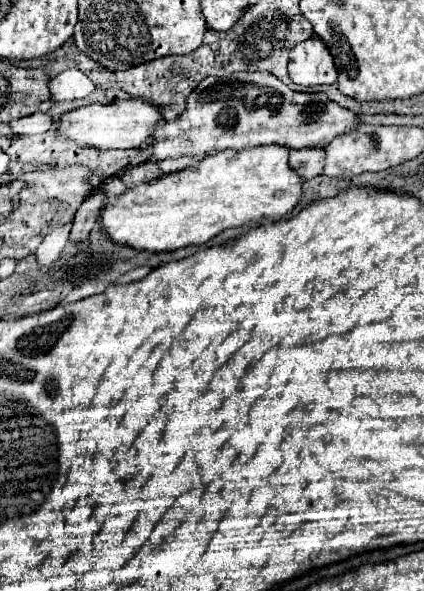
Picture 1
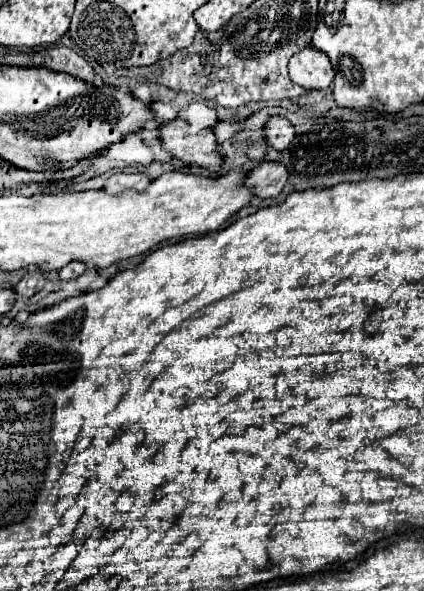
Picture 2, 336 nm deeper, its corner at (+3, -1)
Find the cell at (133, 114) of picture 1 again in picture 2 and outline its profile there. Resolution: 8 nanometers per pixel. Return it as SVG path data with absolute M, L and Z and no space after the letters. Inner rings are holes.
M172 120L160 128L160 134L162 134L160 136L162 146L166 150L170 150L176 158L180 158L184 164L196 164L210 172L218 172L222 168L222 154L218 152L218 142L216 142L216 136L212 130L194 130L192 126L188 126L182 120Z

